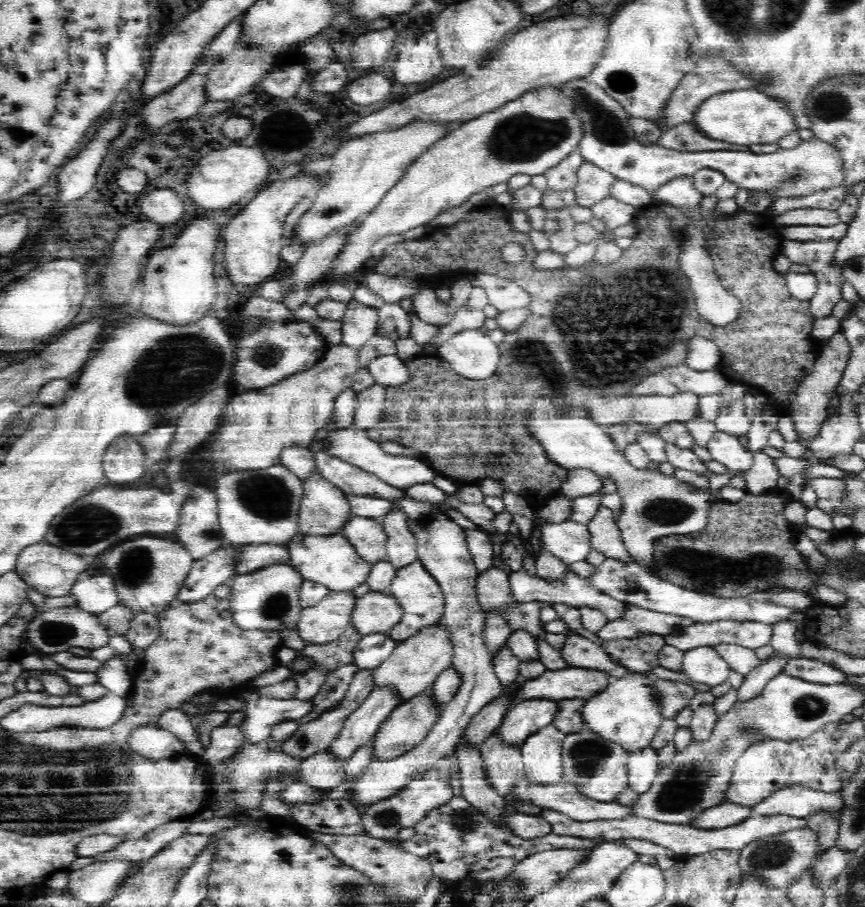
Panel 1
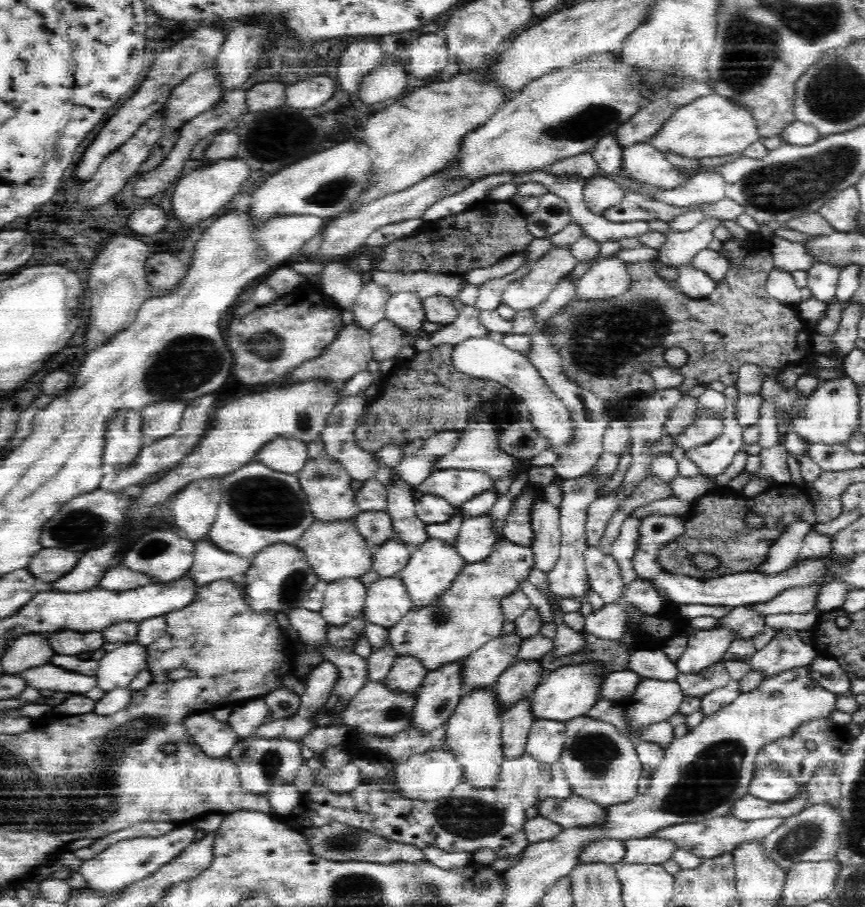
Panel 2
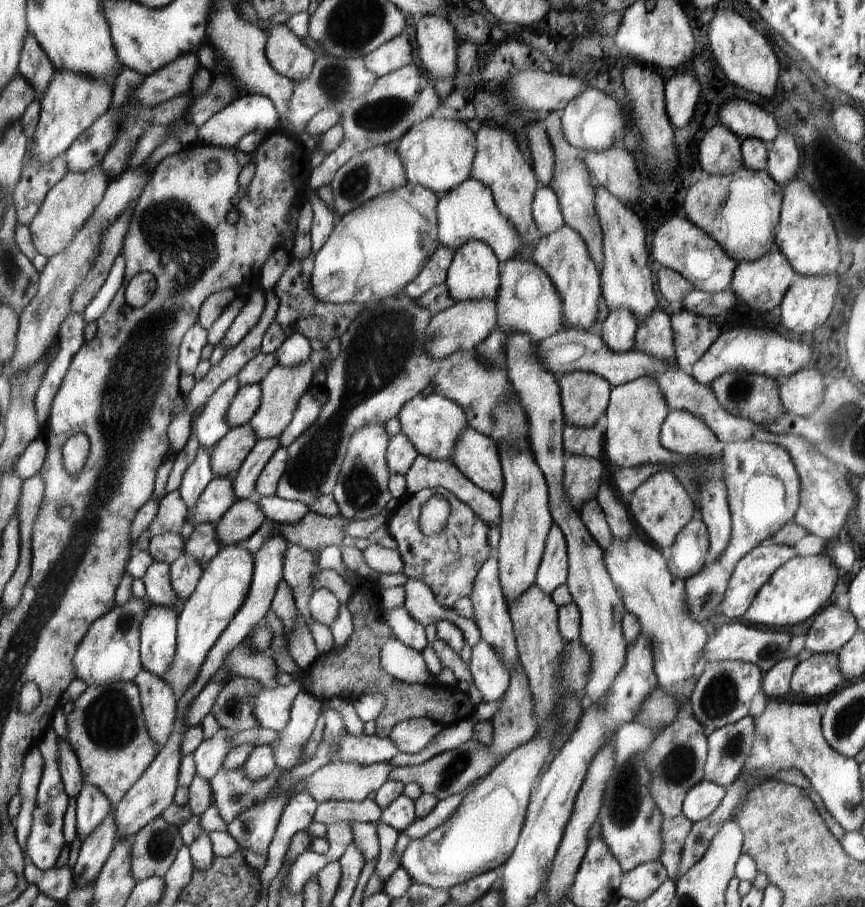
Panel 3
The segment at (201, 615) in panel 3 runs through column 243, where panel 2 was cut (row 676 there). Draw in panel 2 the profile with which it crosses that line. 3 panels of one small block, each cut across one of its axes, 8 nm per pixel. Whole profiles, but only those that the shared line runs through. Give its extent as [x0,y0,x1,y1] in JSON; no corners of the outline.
[532,660,610,721]

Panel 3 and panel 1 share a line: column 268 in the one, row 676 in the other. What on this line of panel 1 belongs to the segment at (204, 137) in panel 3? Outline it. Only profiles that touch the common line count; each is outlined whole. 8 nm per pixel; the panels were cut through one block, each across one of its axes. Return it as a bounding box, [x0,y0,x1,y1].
[96,656,134,698]

